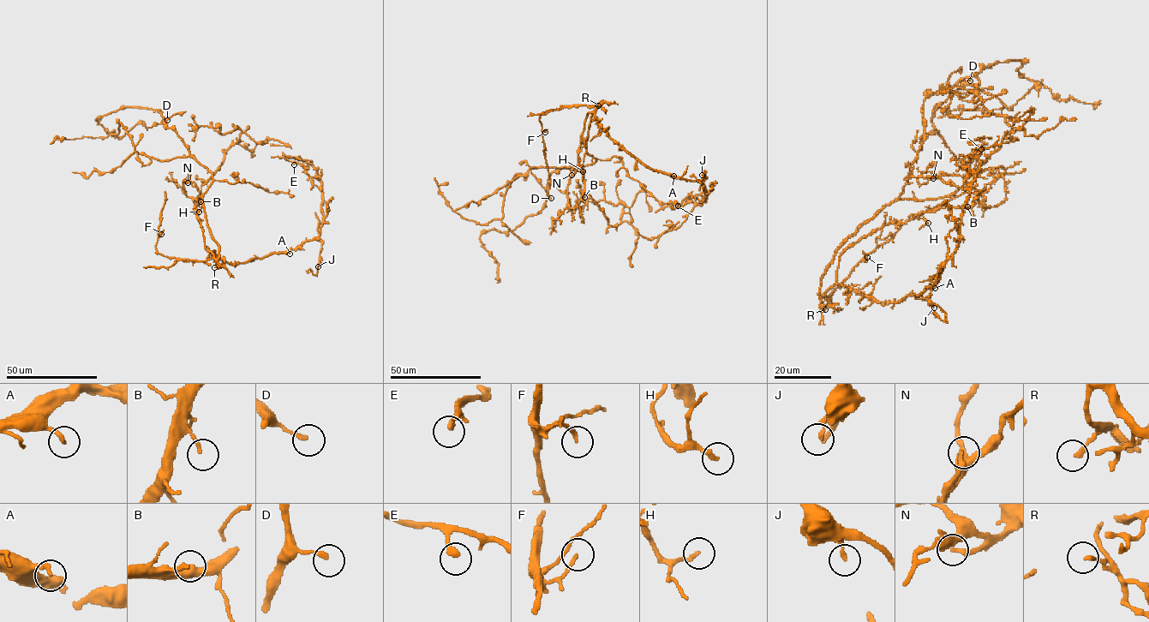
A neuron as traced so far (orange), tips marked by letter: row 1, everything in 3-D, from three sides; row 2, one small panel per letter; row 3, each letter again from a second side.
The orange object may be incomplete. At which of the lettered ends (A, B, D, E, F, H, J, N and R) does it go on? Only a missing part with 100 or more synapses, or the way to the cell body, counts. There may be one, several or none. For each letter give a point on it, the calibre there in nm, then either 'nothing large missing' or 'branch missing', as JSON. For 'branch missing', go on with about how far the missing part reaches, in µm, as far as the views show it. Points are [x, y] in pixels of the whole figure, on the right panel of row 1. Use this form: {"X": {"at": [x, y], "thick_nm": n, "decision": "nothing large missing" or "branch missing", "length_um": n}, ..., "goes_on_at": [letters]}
{"A": {"at": [935, 288], "thick_nm": 200, "decision": "nothing large missing"}, "B": {"at": [967, 206], "thick_nm": 170, "decision": "nothing large missing"}, "D": {"at": [970, 80], "thick_nm": 190, "decision": "nothing large missing"}, "E": {"at": [981, 149], "thick_nm": 240, "decision": "nothing large missing"}, "F": {"at": [867, 257], "thick_nm": 170, "decision": "nothing large missing"}, "H": {"at": [928, 223], "thick_nm": 190, "decision": "nothing large missing"}, "J": {"at": [934, 308], "thick_nm": 180, "decision": "nothing large missing"}, "N": {"at": [933, 178], "thick_nm": 220, "decision": "nothing large missing"}, "R": {"at": [825, 309], "thick_nm": 120, "decision": "nothing large missing"}, "goes_on_at": []}

